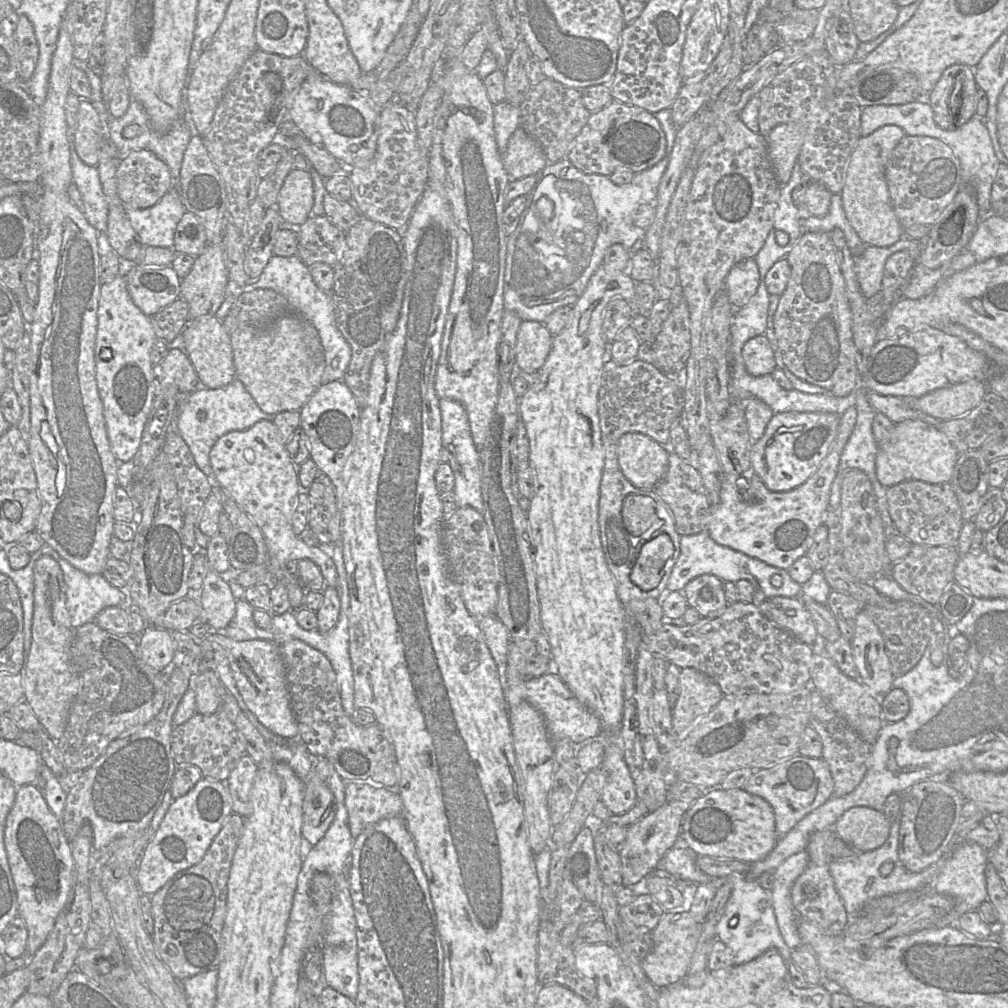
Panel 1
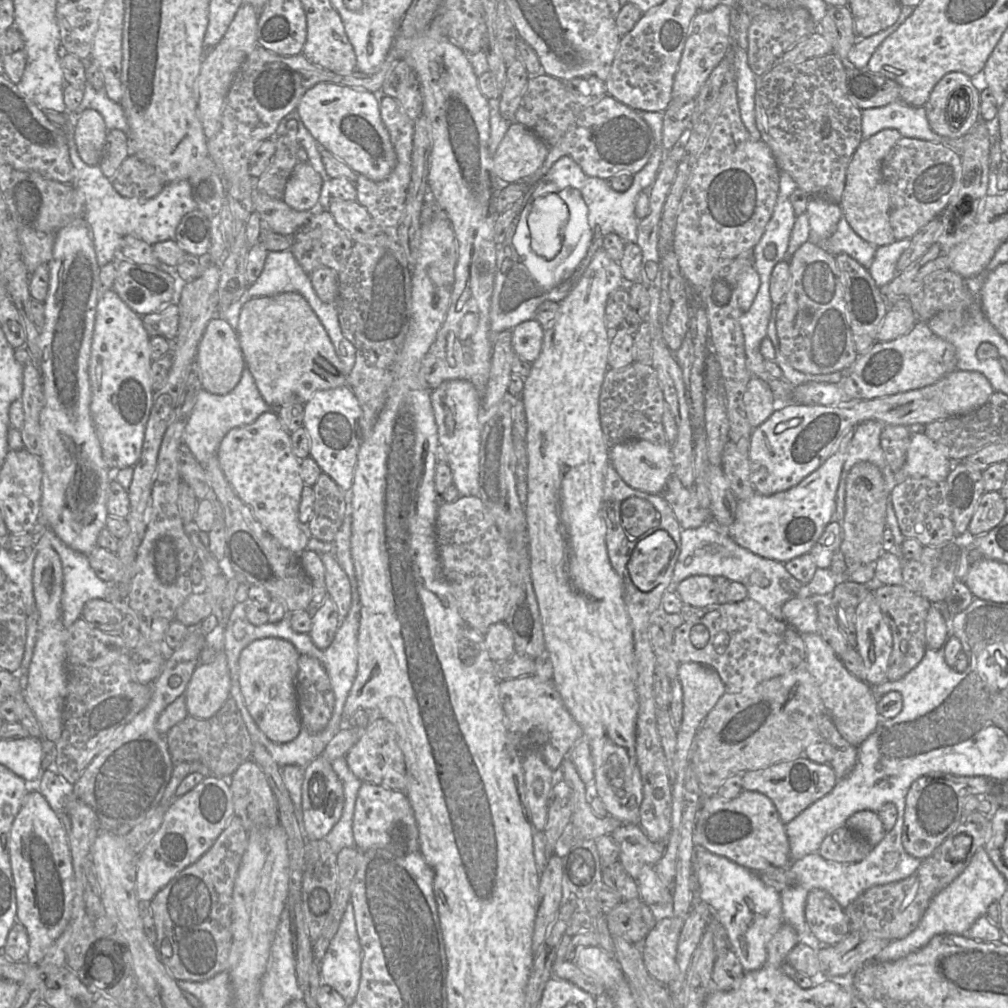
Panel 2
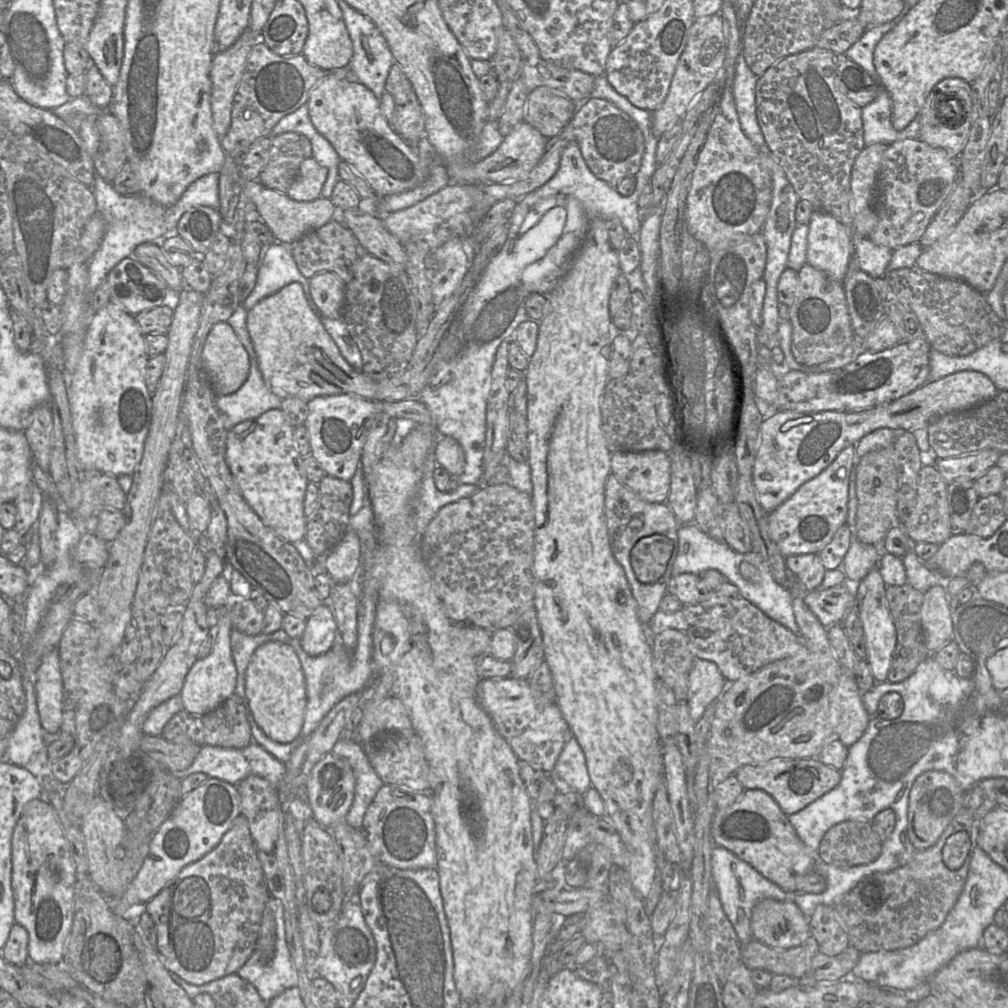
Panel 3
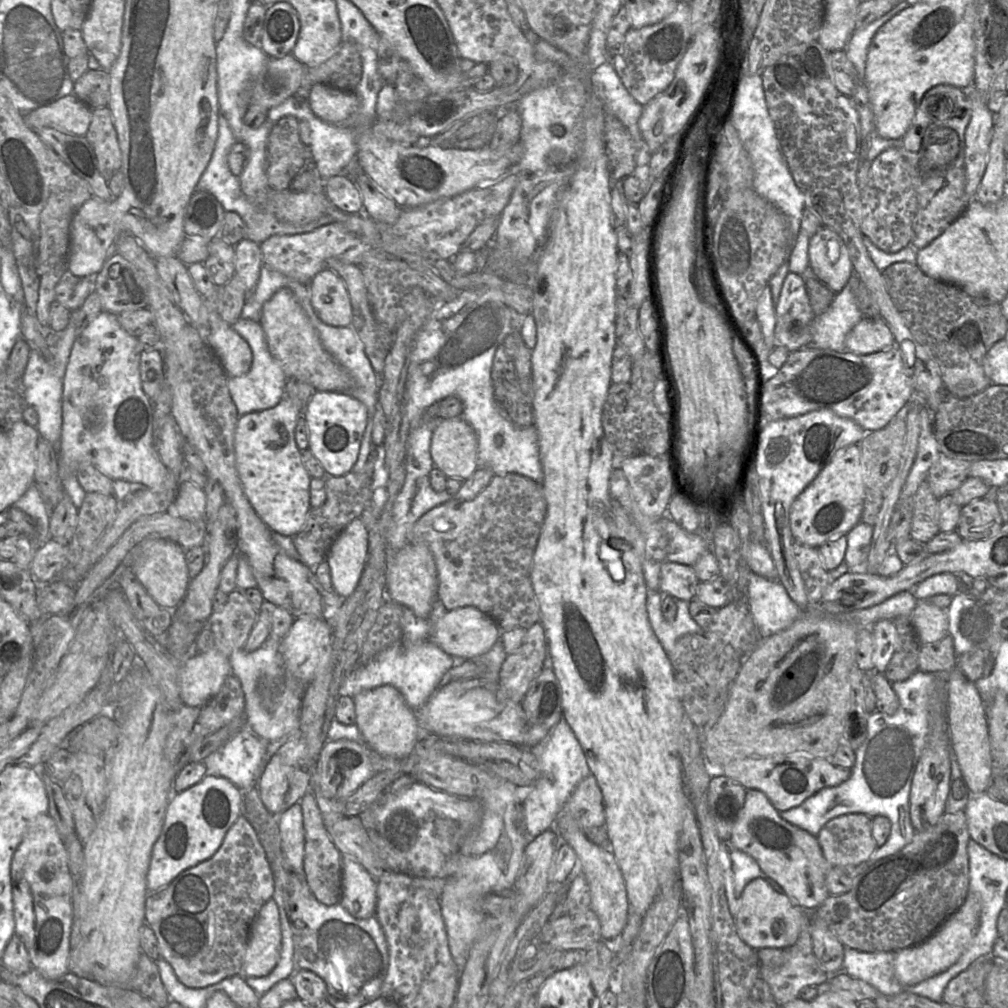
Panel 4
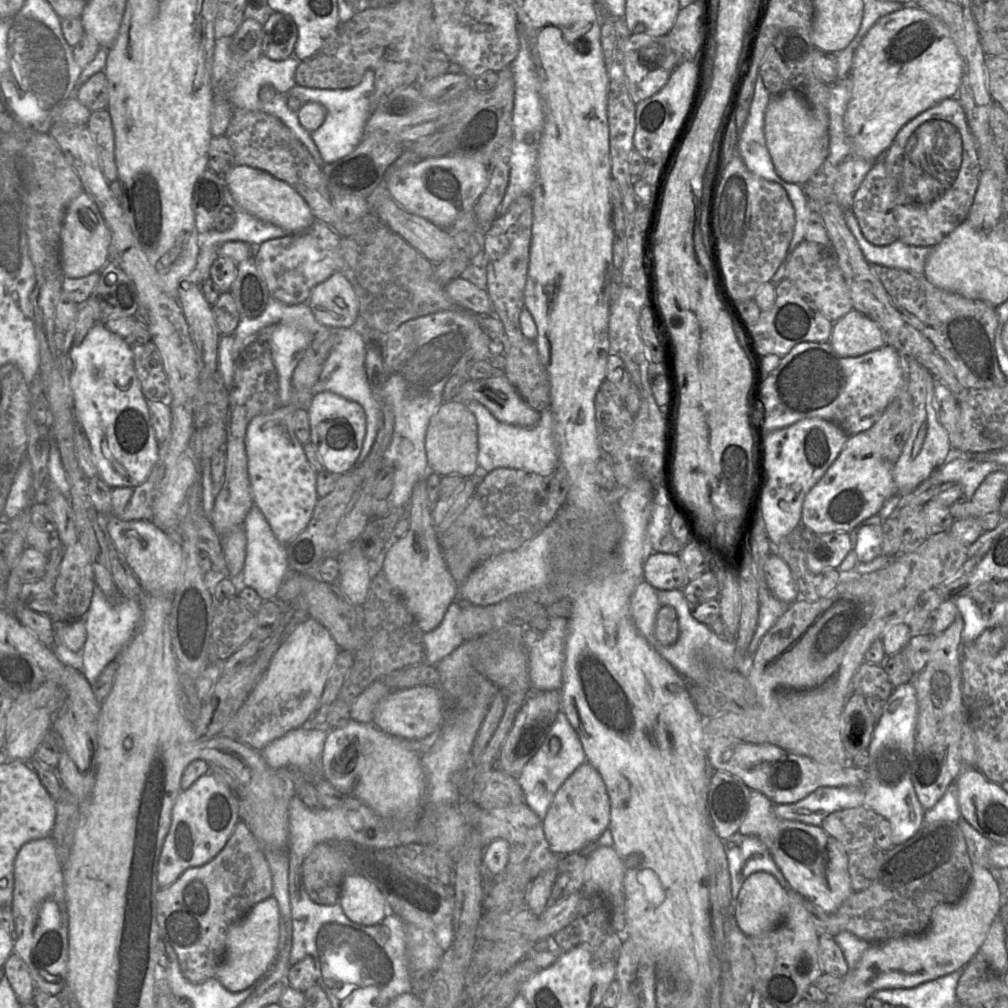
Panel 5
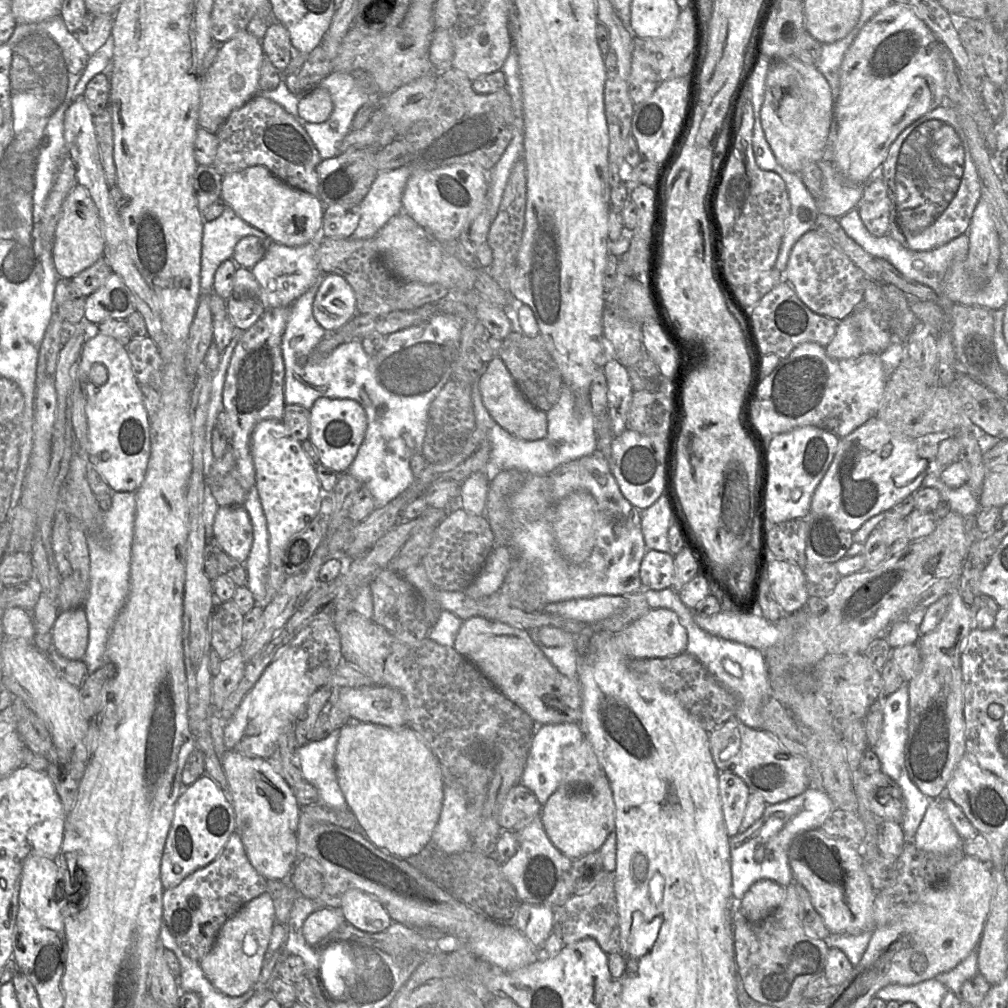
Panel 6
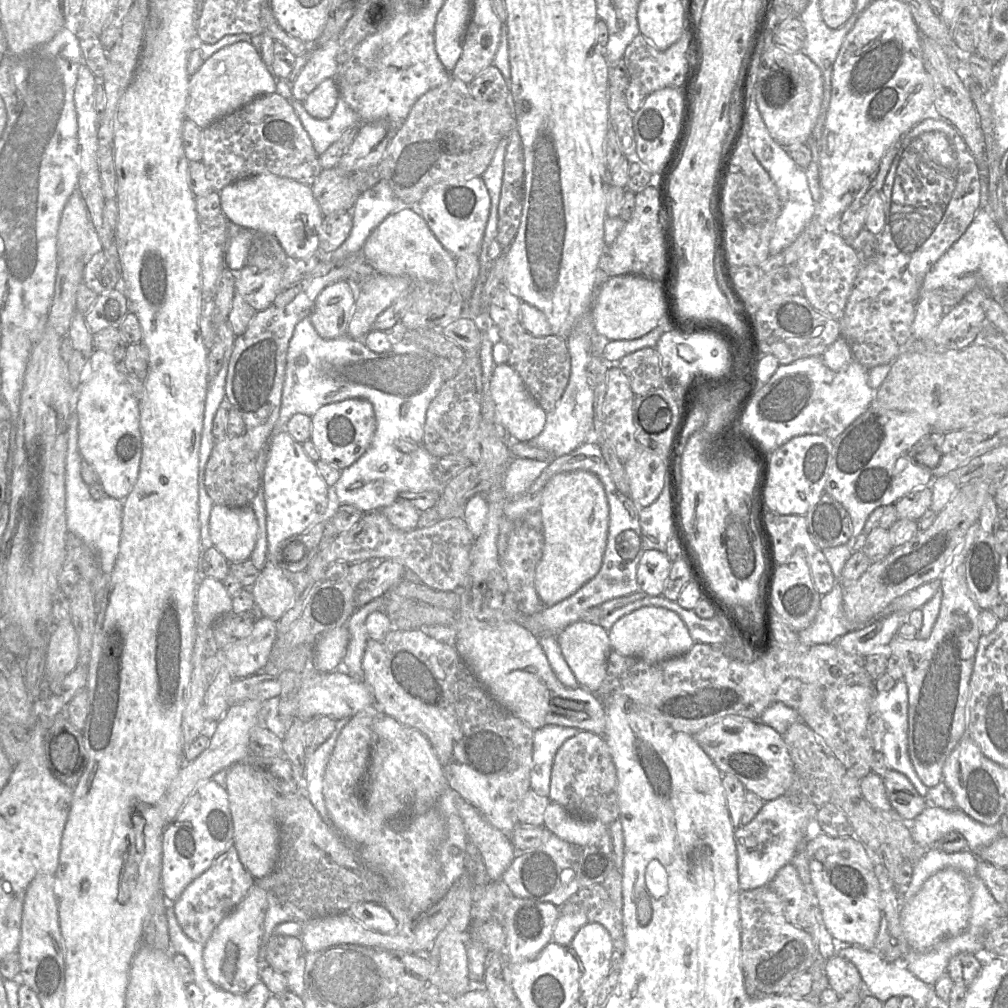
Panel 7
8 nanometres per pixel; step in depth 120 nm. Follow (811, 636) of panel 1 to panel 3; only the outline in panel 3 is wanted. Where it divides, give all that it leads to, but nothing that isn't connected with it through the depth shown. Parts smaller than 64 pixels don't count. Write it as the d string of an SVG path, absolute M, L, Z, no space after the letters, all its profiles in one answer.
M845 580L825 590L808 591L804 601L824 627L840 624L852 609L857 609L856 585Z

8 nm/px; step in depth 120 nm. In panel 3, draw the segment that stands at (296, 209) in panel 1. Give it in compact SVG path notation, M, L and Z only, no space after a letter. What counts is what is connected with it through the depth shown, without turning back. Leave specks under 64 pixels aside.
M311 156L302 161L299 171L286 194L294 201L314 201L321 196L326 177L327 169L321 167Z

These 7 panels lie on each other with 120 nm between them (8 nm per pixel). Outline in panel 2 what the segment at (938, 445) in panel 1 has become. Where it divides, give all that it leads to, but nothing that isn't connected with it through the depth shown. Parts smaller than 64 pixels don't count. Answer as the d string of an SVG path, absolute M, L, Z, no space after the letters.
M916 432L911 436L906 461L896 472L896 481L898 484L909 477L944 481L953 464L954 462L924 432Z

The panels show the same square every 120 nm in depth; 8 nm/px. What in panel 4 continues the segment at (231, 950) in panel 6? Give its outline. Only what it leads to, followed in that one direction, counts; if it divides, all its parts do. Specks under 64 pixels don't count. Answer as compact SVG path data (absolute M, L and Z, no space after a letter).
M271 898L261 907L251 925L240 976L262 977L269 974L279 960L281 942L279 909Z

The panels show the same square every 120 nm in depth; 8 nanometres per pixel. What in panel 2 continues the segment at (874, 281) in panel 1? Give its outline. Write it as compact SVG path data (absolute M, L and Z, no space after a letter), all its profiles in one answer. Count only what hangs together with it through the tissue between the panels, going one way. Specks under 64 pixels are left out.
M911 239L896 240L894 243L878 247L868 272L879 288L887 285L897 272L897 262L910 246Z

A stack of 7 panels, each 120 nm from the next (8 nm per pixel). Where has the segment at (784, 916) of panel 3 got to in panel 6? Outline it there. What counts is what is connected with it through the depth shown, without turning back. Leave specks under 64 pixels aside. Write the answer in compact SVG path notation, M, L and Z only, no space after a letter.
M762 879L751 885L736 907L751 922L758 922L772 914L783 902L785 890L772 880Z

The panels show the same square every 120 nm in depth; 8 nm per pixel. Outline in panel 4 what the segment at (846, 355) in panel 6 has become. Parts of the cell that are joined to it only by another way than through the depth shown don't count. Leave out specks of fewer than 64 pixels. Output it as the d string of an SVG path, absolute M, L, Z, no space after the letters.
M862 317L845 340L845 348L854 354L871 354L894 347L894 337L888 325L880 318Z

